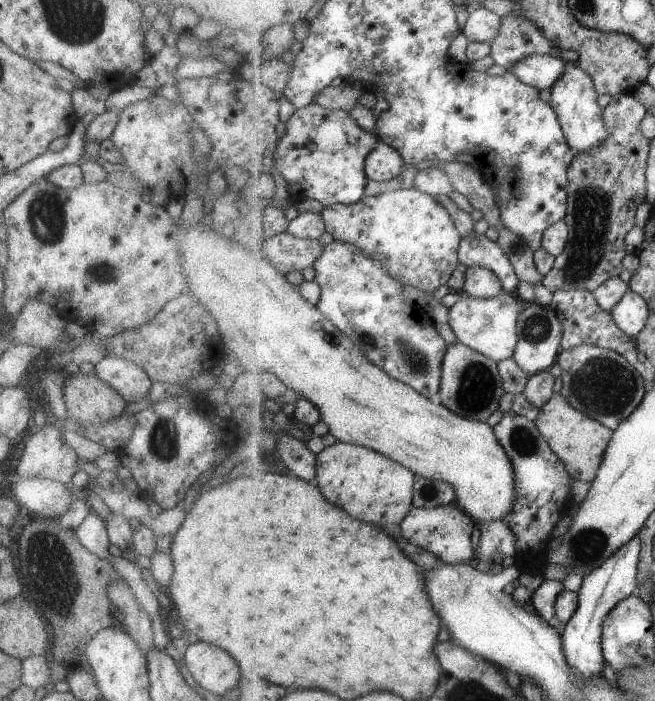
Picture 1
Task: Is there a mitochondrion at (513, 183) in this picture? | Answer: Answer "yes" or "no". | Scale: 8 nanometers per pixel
no

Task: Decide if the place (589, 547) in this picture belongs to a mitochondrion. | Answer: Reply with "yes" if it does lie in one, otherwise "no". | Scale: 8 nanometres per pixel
yes

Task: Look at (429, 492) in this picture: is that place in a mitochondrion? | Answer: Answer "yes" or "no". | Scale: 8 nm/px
yes

